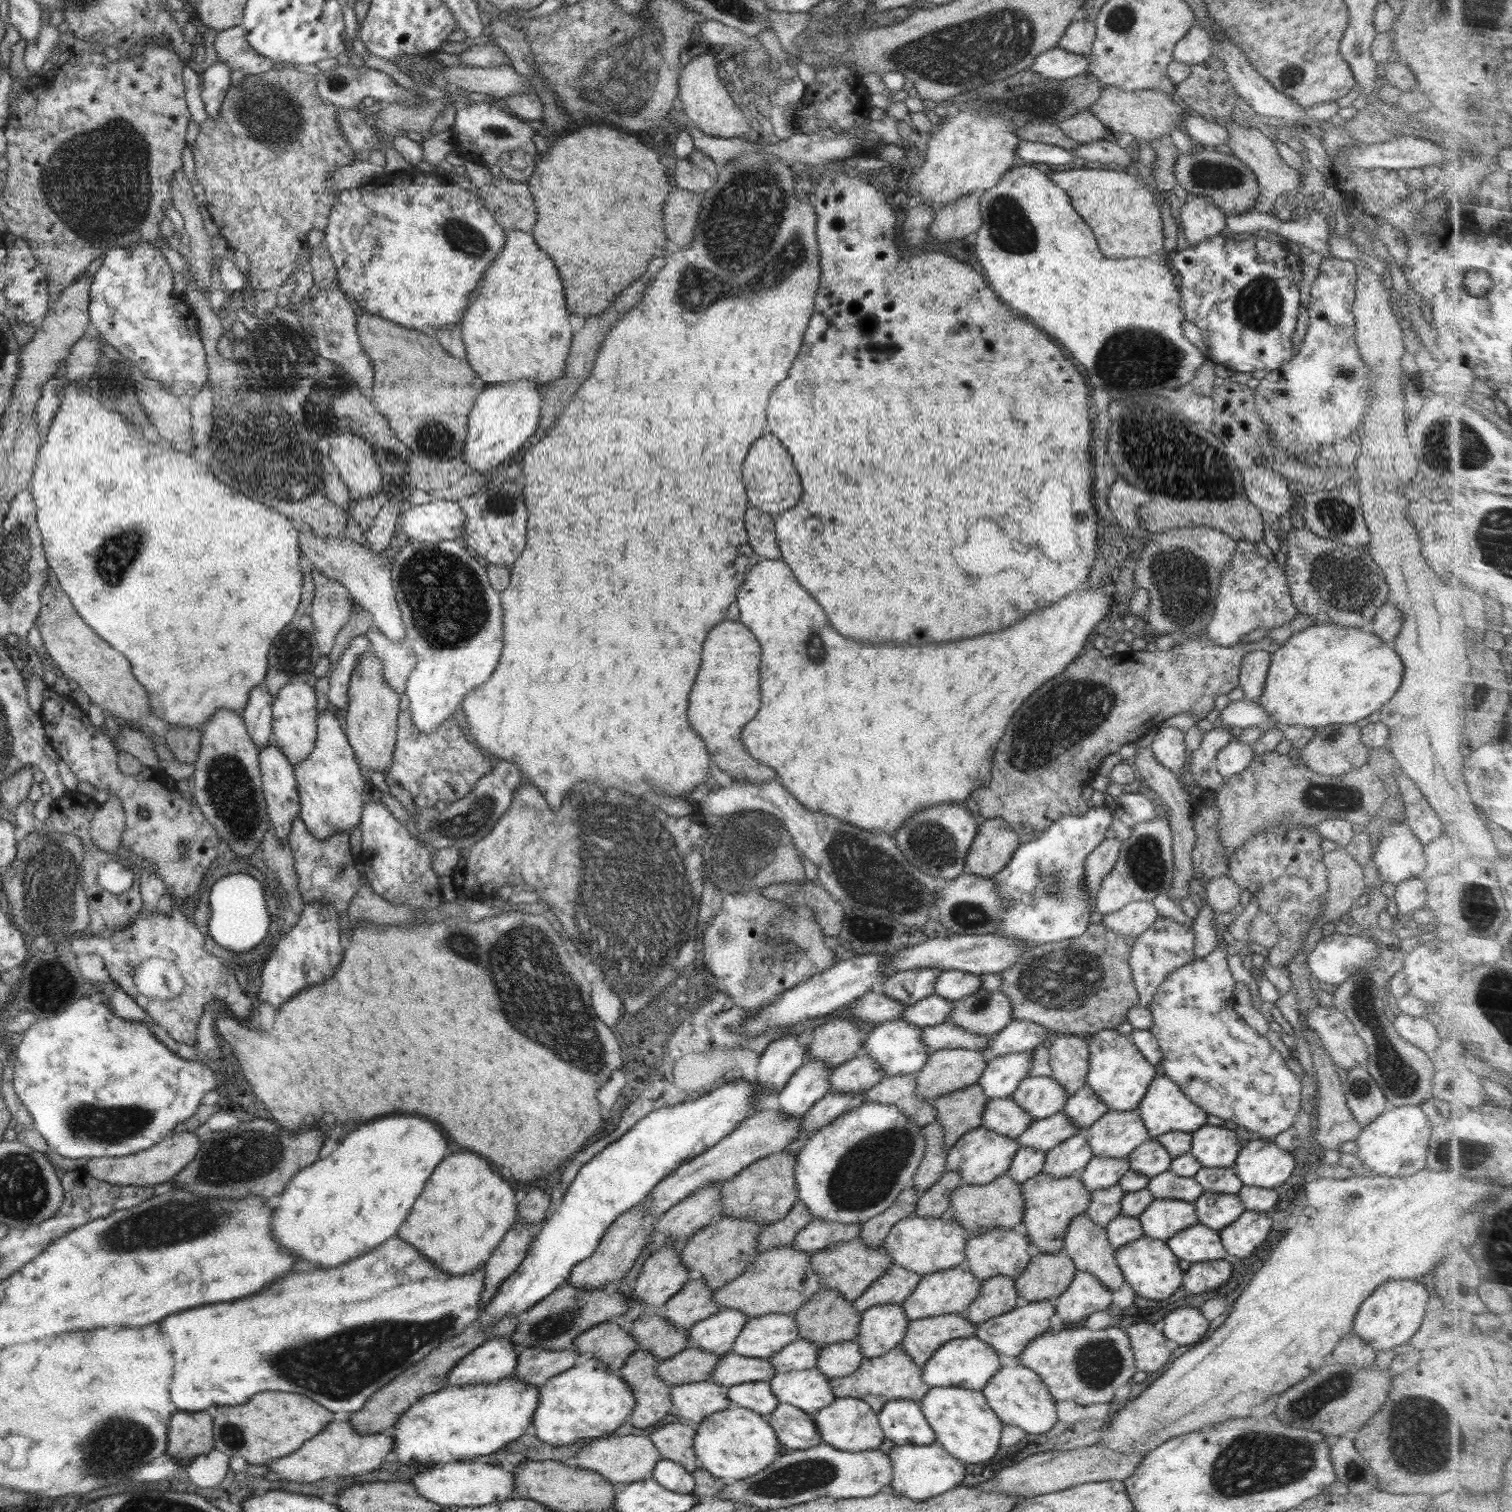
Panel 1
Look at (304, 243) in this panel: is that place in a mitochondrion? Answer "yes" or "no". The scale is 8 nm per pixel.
no

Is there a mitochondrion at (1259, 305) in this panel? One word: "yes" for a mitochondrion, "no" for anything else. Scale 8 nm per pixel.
yes

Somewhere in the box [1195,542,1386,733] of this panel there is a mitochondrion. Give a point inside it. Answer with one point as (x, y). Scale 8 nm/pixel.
(1324, 572)

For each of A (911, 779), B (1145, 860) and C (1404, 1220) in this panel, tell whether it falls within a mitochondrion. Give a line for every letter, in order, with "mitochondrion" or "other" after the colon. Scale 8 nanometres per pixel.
A: other
B: mitochondrion
C: other

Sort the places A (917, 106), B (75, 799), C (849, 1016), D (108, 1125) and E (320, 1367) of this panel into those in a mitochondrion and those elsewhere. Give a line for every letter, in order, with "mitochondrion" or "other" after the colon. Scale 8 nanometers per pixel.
A: other
B: other
C: other
D: mitochondrion
E: mitochondrion

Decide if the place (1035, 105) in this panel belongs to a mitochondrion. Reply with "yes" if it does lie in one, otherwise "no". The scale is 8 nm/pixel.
no

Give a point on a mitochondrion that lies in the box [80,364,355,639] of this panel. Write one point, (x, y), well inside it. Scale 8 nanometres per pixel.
(115, 559)

